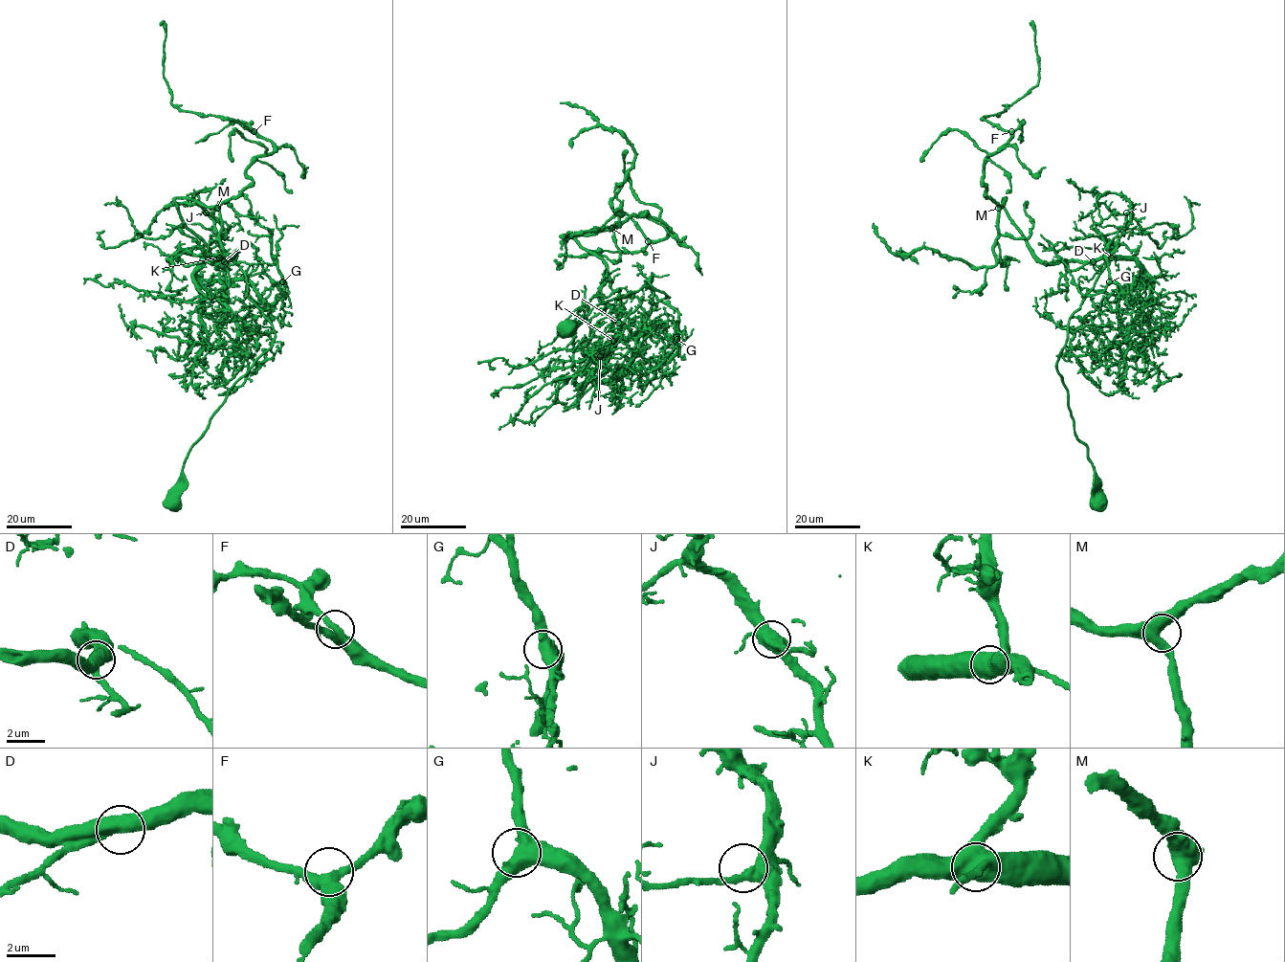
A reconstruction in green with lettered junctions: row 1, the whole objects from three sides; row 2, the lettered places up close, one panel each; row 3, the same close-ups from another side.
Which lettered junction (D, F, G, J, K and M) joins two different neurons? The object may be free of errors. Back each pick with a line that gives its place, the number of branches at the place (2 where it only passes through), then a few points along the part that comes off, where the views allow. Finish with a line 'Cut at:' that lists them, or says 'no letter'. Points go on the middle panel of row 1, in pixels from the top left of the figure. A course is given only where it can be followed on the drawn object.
Cut at: no letter

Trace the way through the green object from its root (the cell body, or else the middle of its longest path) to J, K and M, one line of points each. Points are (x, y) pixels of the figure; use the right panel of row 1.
J: (1096, 503), (1097, 478), (1088, 447), (1075, 434), (1056, 362), (1069, 318), (1112, 257), (1130, 219), (1126, 212)
K: (1096, 503), (1097, 478), (1088, 447), (1075, 434), (1068, 391), (1056, 362), (1066, 344), (1069, 318), (1111, 257)
M: (1096, 503), (1097, 478), (1056, 362), (1069, 318), (1112, 257), (1043, 262), (1006, 198), (998, 208)

